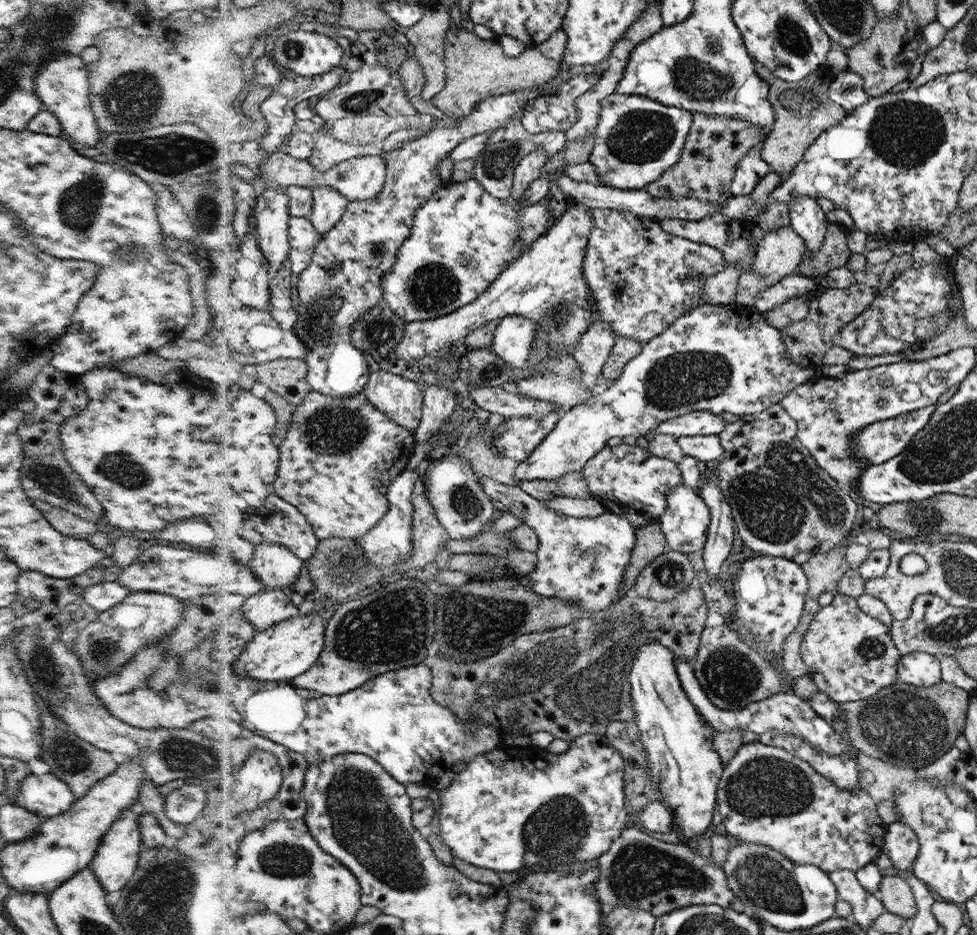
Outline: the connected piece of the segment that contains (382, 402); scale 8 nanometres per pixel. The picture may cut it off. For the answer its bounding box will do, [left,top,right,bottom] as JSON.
[365,372,426,431]

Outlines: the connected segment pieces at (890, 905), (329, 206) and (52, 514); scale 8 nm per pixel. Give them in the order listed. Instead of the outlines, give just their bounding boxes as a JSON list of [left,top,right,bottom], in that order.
[[879,876,918,919],[312,187,351,237],[32,500,103,540]]

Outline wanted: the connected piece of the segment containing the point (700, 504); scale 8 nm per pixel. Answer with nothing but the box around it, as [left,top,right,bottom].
[659,487,710,554]

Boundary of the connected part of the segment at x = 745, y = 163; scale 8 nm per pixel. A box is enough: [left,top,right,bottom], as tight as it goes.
[731,142,772,196]

